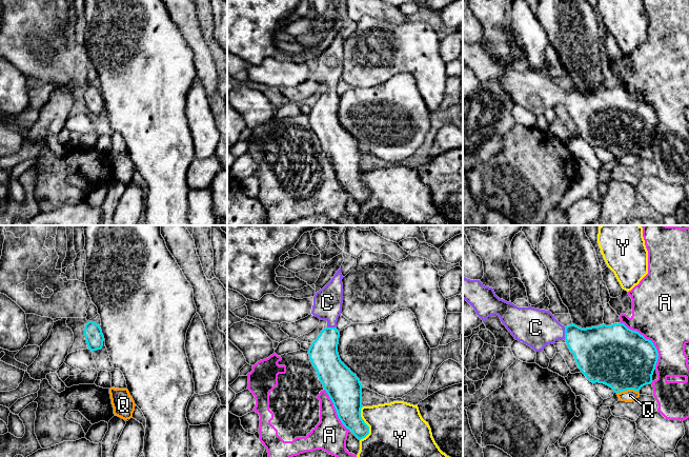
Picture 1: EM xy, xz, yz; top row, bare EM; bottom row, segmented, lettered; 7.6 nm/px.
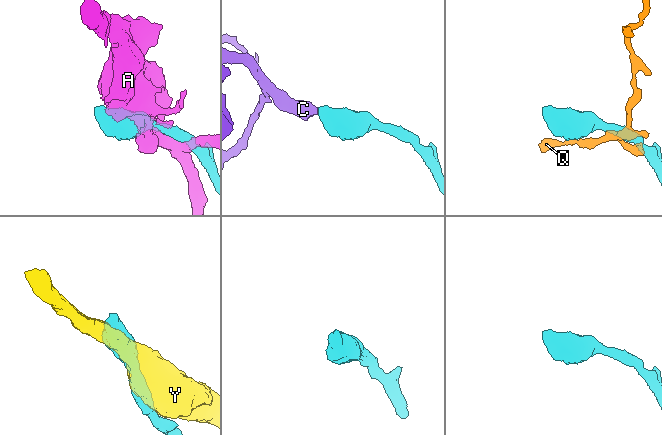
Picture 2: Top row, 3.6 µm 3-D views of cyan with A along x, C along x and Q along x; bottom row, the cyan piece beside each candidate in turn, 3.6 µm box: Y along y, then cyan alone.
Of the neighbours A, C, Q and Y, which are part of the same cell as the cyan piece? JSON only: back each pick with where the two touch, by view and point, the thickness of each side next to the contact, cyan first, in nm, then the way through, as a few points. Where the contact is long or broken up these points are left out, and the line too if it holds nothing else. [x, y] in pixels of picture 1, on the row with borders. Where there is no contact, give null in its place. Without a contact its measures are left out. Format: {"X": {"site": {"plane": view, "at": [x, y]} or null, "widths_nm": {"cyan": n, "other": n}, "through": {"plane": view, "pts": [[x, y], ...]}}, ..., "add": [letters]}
{"C": {"site": {"plane": "yz", "at": [565, 333]}, "widths_nm": {"cyan": 320, "other": 300}}, "add": ["C"]}

